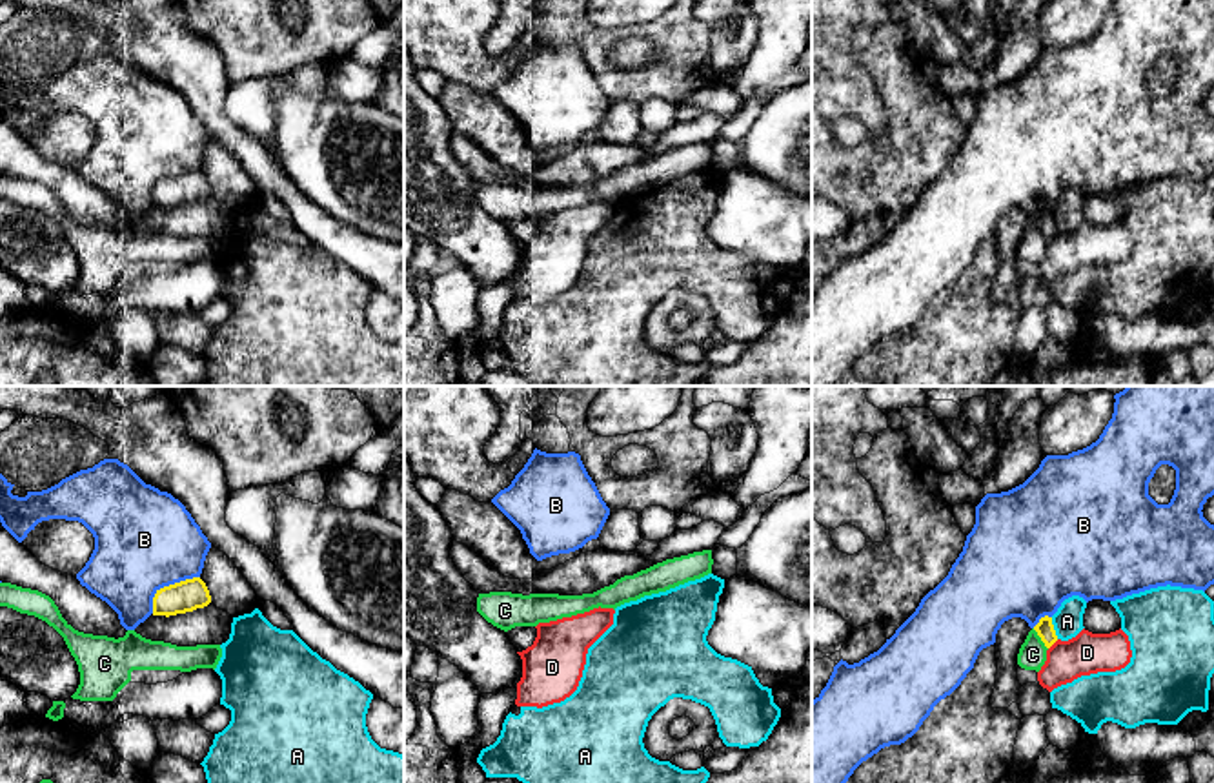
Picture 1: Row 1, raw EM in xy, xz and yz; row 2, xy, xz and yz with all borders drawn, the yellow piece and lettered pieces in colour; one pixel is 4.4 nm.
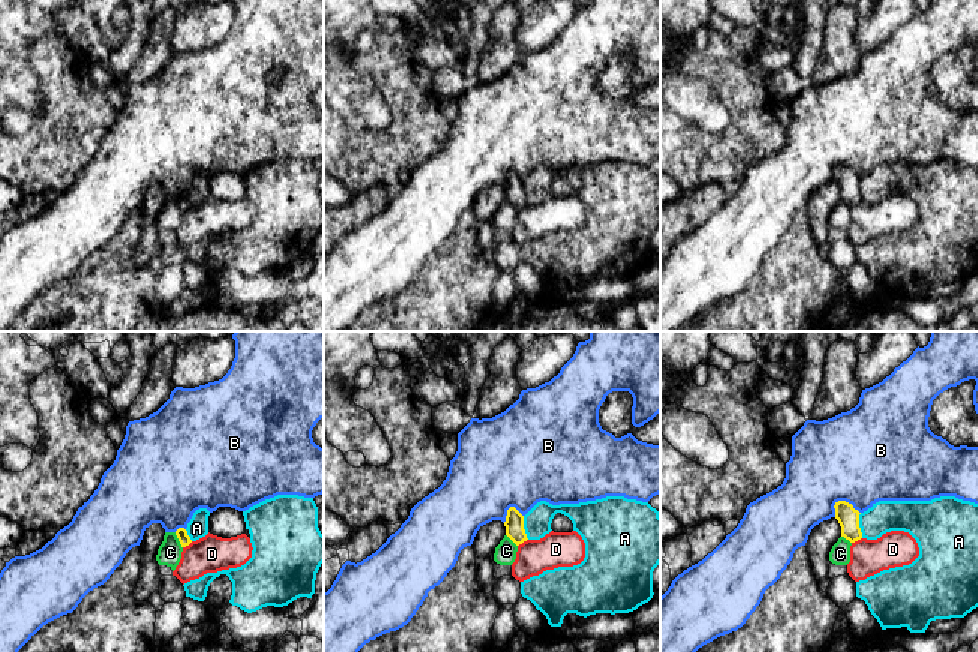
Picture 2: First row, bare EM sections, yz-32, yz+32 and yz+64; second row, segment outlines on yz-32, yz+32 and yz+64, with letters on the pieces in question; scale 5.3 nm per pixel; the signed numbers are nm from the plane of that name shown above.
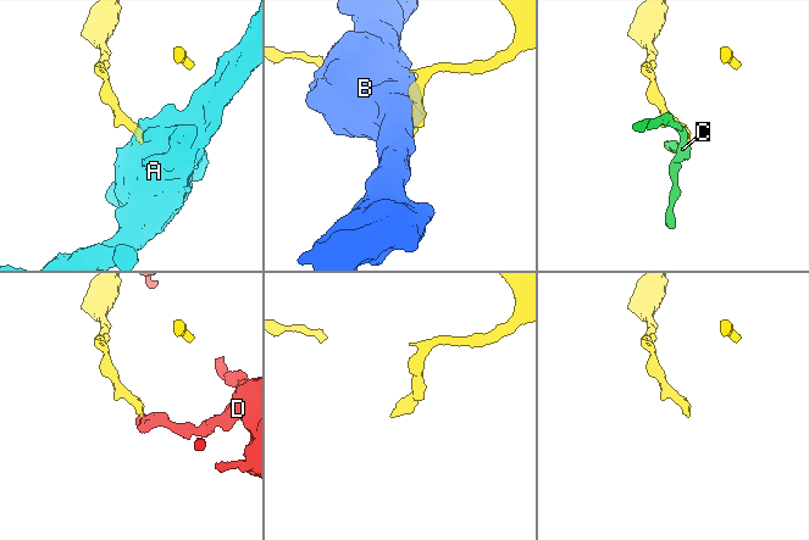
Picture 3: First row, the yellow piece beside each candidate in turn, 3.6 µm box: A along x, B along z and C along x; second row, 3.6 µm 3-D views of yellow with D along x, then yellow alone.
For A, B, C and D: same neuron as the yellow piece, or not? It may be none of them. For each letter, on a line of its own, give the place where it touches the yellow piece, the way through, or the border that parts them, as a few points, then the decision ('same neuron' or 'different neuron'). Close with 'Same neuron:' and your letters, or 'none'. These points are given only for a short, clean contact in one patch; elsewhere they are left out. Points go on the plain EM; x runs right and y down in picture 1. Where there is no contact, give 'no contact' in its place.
A: contact yz (1052, 221); different neuron
B: contact xy (170, 177); different neuron
C: contact yz (1042, 232); different neuron
D: contact yz (1052, 235); different neuron
Same neuron: none

